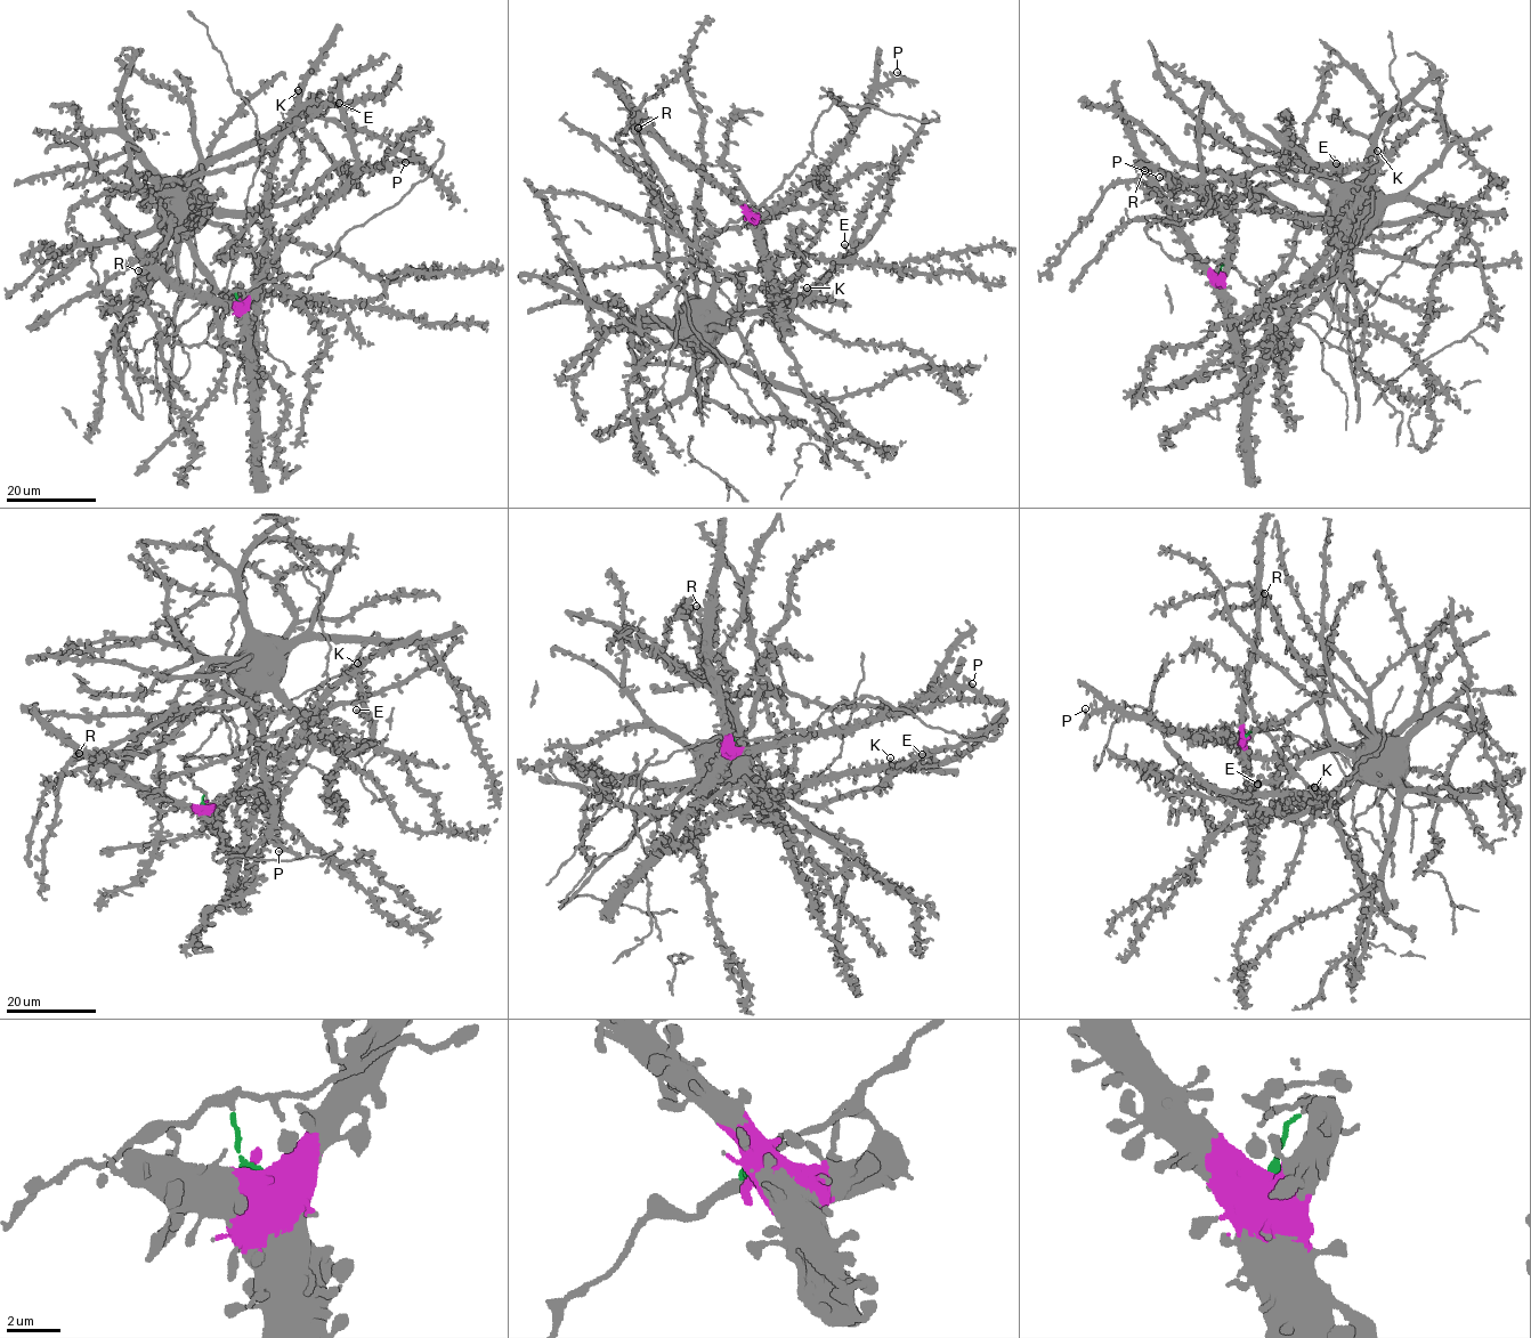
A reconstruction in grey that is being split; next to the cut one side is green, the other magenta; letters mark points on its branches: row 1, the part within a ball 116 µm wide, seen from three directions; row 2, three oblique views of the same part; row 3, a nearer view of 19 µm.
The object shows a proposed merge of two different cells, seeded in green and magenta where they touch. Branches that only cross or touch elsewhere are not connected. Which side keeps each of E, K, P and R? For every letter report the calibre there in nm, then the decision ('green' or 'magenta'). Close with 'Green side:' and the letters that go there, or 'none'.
E: calibre 500 nm; magenta
K: calibre 320 nm; magenta
P: calibre 300 nm; magenta
R: calibre 480 nm; magenta
Green side: none

